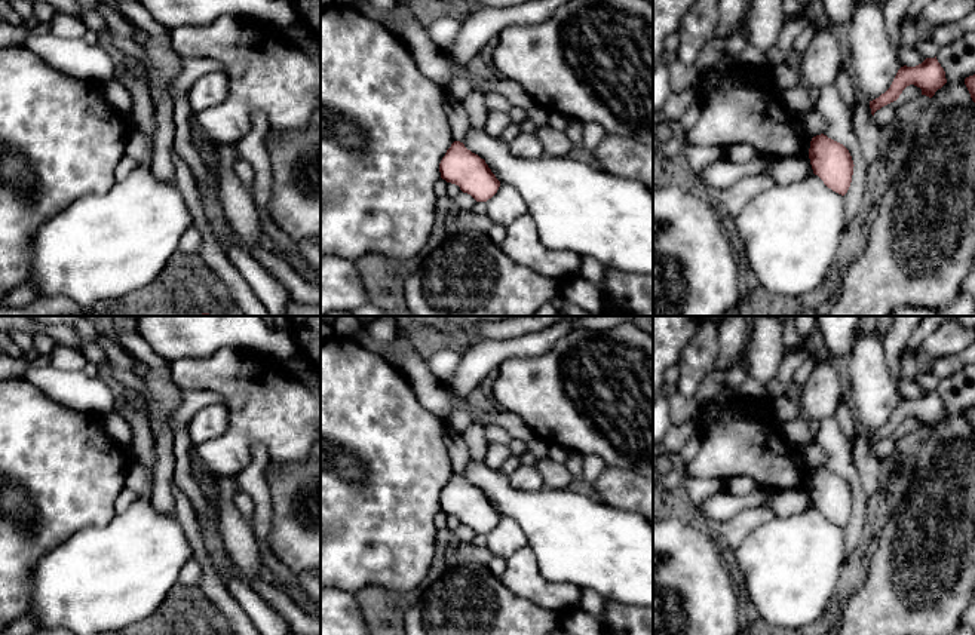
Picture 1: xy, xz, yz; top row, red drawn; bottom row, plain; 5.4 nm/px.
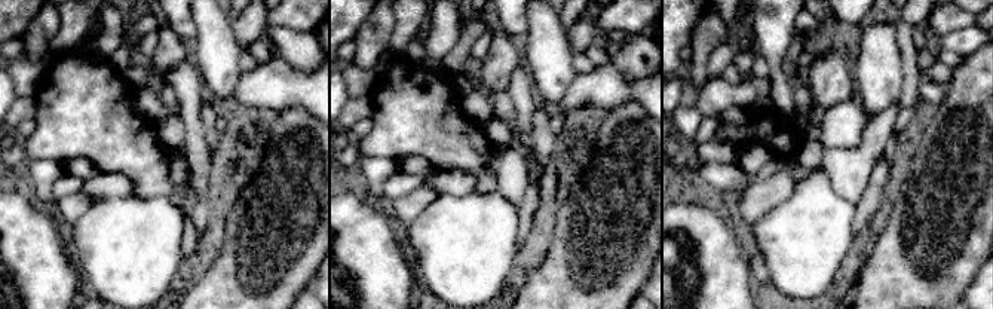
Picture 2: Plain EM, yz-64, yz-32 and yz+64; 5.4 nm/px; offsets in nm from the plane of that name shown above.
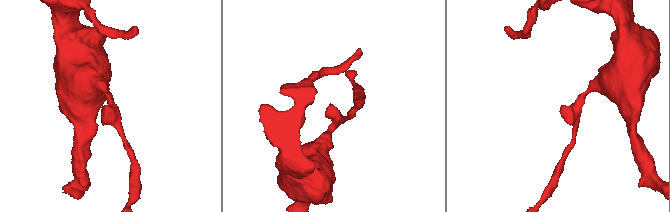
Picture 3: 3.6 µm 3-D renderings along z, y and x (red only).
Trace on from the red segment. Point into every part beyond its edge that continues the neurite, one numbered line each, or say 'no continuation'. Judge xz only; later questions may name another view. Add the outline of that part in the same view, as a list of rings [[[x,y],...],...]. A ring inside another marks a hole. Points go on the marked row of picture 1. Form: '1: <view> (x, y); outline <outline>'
no continuation

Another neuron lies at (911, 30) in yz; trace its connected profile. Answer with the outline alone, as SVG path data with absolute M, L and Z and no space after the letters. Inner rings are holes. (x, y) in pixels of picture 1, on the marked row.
M907 16L901 22L901 45L905 49L914 49L917 42L922 39L925 34L925 28L920 22L920 18L910 18Z

